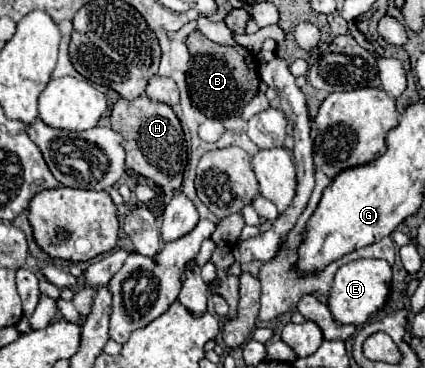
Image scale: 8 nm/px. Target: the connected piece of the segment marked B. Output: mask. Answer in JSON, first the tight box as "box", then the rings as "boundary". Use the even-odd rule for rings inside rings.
{"box":[186,31,258,119],"boundary":[[[200,31],[188,35],[186,45],[190,49],[190,69],[188,69],[188,91],[194,105],[212,119],[240,117],[244,105],[258,93],[258,71],[256,57],[244,47],[224,47],[206,39]]]}

